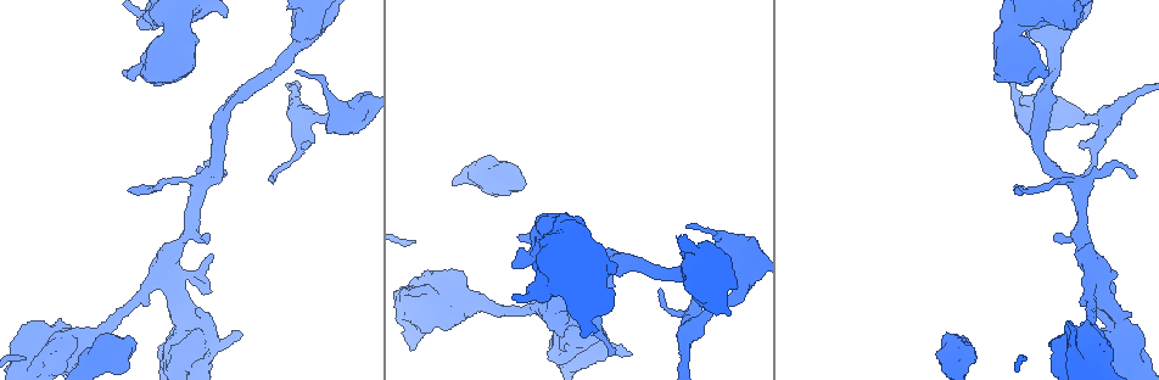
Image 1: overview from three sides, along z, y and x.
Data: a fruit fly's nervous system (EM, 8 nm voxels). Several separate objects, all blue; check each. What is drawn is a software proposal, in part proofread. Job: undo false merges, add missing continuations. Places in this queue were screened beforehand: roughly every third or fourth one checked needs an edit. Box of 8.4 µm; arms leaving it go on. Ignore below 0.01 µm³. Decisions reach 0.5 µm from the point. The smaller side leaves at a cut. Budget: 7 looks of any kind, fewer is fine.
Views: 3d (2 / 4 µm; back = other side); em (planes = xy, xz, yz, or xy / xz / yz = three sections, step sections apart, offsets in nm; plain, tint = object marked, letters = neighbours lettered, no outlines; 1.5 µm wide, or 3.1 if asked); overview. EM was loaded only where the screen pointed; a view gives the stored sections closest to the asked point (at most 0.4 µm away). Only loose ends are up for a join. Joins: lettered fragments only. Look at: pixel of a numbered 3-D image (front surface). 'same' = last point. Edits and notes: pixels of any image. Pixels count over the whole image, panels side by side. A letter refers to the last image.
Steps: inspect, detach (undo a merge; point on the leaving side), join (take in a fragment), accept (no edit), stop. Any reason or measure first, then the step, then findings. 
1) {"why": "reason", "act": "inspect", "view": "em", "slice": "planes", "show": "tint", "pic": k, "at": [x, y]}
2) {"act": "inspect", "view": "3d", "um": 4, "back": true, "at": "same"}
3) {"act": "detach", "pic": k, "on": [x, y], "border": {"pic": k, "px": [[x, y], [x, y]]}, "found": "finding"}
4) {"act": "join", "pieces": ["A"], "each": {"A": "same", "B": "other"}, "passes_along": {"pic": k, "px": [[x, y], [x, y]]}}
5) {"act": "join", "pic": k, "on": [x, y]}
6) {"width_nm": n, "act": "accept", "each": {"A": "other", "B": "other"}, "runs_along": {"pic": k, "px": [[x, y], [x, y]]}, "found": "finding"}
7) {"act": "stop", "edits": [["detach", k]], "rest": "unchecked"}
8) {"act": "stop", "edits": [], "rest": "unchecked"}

{"why": "tapers out", "act": "inspect", "view": "em", "slice": "planes", "show": "letters", "pic": 1, "at": [210, 257]}

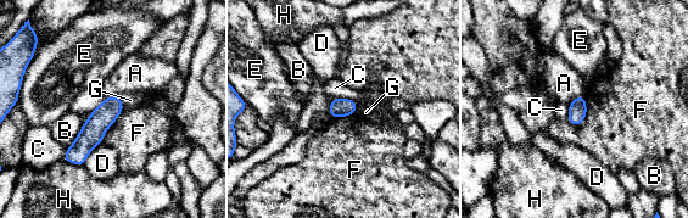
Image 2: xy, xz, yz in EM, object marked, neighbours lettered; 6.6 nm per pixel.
{"act": "accept", "each": {"A": "other", "B": "other", "C": "other", "D": "other", "E": "other", "F": "other", "G": "other", "H": "other"}, "found": "none of them fits"}

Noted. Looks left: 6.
{"why": "free end", "act": "inspect", "view": "em", "slice": "planes", "show": "letters", "pic": 1, "at": [627, 354]}

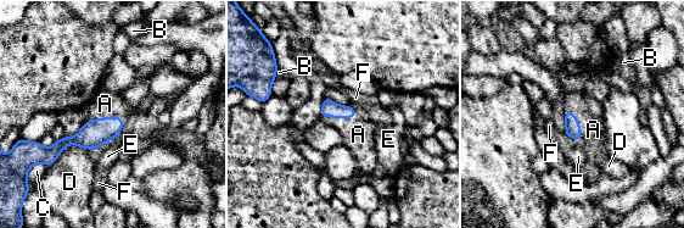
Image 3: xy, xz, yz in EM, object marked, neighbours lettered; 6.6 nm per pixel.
{"longest_contact_nm": ["D", 300], "act": "join", "pieces": ["A"], "each": {"A": "same", "B": "other", "C": "other", "D": "other", "E": "other", "F": "other"}, "found": "it goes on there"}

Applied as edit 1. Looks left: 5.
{"act": "inspect", "view": "overview"}

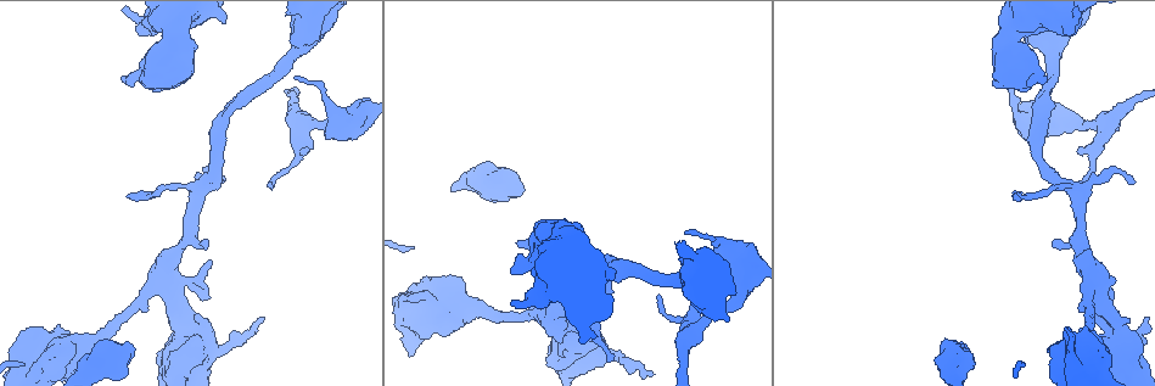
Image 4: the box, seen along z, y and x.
{"why": "stops while still wide", "act": "inspect", "view": "3d", "um": 2, "pic": 4, "at": [1039, 77]}

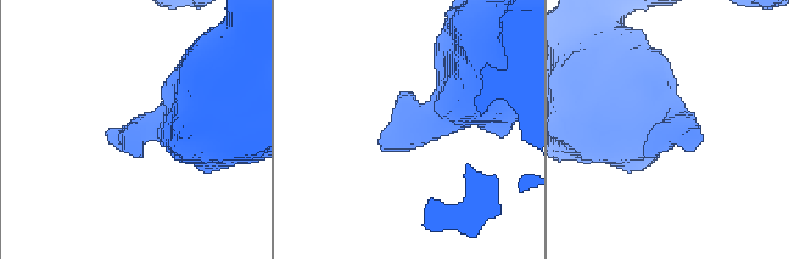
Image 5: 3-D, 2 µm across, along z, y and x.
{"act": "inspect", "view": "em", "slice": "planes", "show": "letters", "pic": 5, "at": [381, 134]}

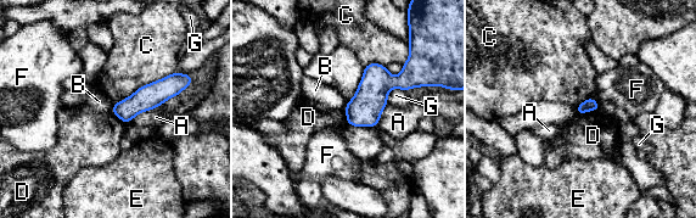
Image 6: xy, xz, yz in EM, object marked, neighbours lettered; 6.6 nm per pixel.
{"act": "accept", "each": {"A": "other", "B": "other", "C": "other", "D": "other", "E": "other", "F": "other", "G": "other"}, "border": {"pic": 6, "px": [[113, 104], [111, 110]]}, "found": "none of them fits"}

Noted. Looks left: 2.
{"act": "stop", "edits": [["join", 3]], "rest": "unchecked"}

